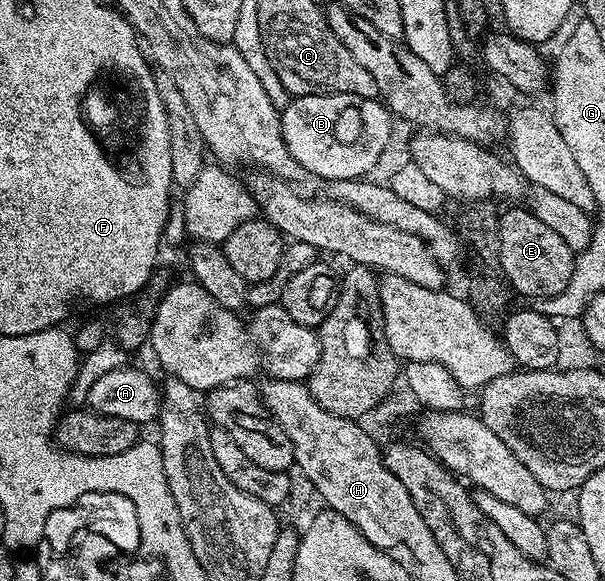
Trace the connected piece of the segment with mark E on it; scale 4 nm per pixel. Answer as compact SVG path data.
M513 205L510 211L502 210L497 216L499 225L499 257L496 262L501 266L500 274L514 292L526 295L529 299L544 301L563 293L567 281L571 281L575 253L562 241L559 233L543 225L532 210L525 211L521 205Z

